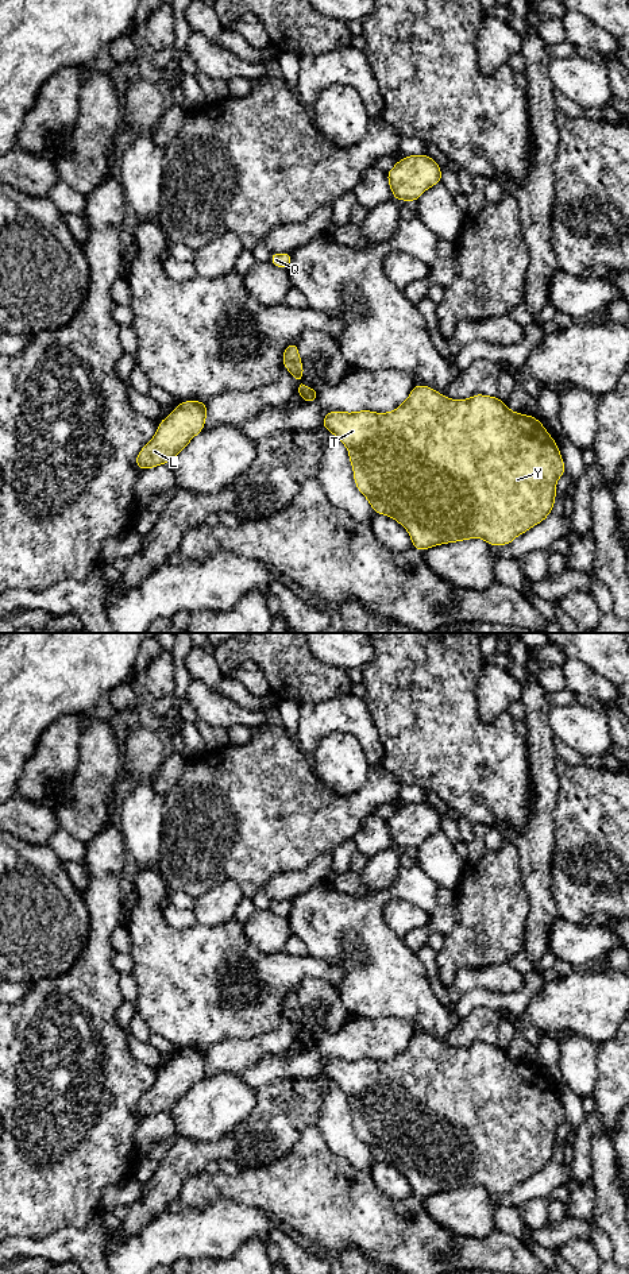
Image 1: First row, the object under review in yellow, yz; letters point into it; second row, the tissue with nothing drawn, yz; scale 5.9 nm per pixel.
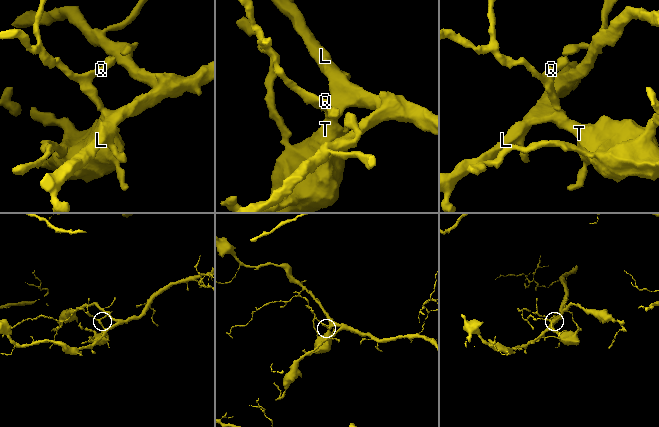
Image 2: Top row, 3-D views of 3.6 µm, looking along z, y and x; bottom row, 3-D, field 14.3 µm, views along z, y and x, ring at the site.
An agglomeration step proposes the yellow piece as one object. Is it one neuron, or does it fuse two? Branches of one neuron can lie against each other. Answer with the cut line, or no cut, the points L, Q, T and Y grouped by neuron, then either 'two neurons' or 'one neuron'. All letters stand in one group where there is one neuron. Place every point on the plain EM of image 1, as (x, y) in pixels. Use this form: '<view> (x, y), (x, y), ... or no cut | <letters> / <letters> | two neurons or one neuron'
no cut | L Q T Y | one neuron

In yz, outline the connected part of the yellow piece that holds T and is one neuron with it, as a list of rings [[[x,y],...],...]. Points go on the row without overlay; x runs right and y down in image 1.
[[[416,1032],[395,1058],[328,1059],[323,1076],[348,1097],[354,1130],[374,1161],[389,1163],[409,1181],[413,1196],[427,1196],[483,1186],[489,1193],[508,1193],[544,1169],[556,1146],[556,1130],[566,1121],[556,1089],[535,1063],[512,1059],[499,1045],[474,1042],[468,1047],[449,1047],[425,1032]]]

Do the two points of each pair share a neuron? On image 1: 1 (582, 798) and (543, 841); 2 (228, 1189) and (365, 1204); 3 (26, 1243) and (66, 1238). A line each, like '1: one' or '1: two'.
1: two
2: one
3: one

